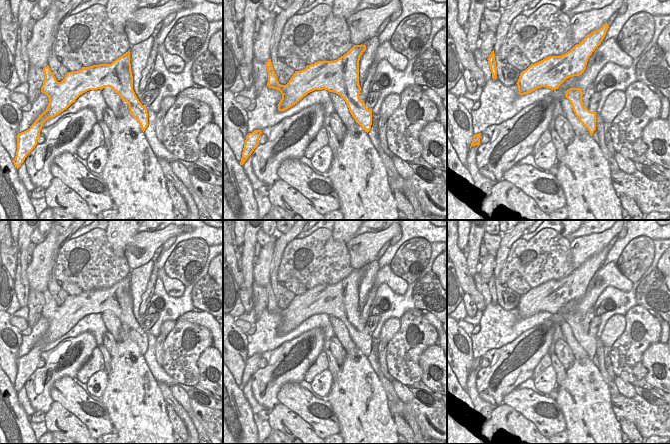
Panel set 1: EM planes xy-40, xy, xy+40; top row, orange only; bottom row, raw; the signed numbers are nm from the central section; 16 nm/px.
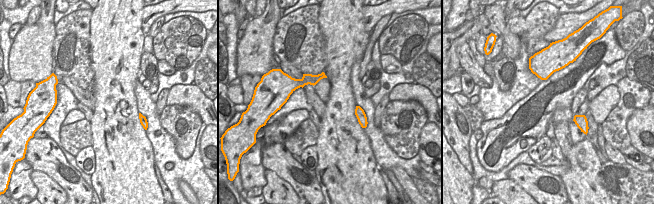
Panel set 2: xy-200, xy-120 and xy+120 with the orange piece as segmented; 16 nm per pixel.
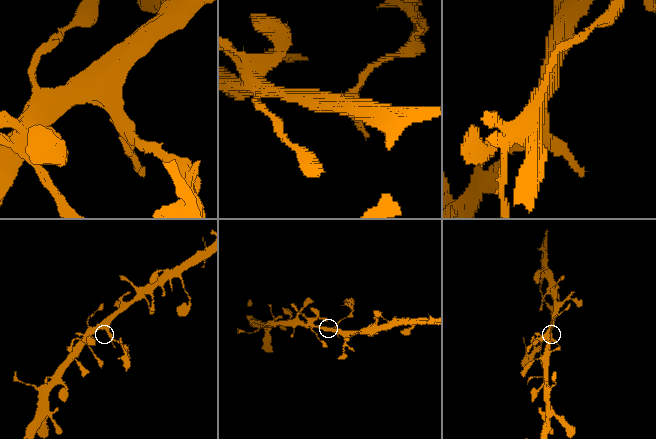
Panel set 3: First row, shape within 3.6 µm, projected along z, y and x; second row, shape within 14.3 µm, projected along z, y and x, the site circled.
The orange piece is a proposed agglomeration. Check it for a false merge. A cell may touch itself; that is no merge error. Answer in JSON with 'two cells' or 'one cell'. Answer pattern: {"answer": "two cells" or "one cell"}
{"answer": "two cells"}

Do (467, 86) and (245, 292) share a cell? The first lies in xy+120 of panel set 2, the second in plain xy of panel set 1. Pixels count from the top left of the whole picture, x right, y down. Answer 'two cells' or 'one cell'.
one cell

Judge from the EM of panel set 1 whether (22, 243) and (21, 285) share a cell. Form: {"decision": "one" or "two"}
{"decision": "one"}

